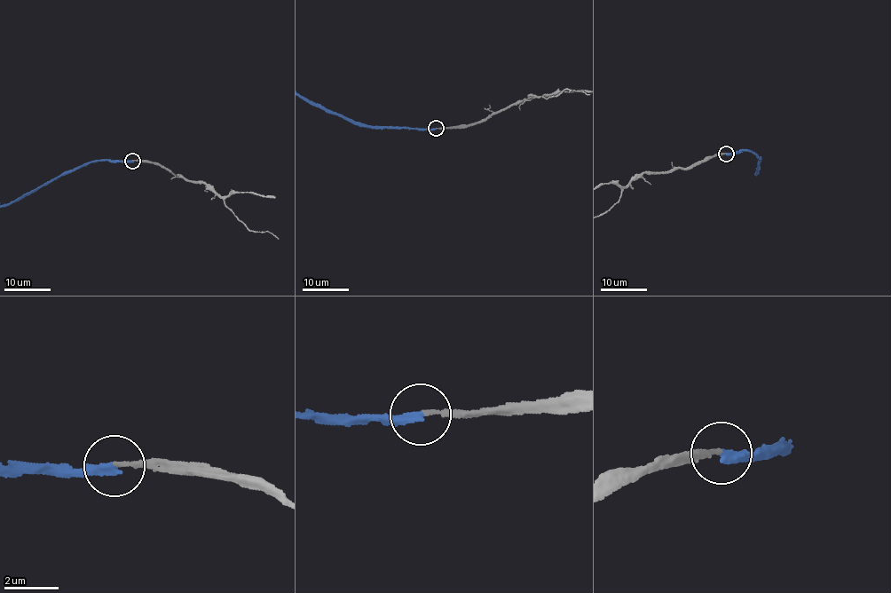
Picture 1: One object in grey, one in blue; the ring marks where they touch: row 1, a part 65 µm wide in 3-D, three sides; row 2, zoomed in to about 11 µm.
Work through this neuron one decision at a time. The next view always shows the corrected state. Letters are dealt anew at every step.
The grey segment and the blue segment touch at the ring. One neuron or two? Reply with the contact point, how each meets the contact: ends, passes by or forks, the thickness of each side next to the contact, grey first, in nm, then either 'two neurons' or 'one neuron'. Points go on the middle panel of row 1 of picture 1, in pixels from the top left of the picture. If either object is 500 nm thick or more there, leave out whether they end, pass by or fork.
(436, 128) | grey ends | blue ends | 130/300 nm | one neuron

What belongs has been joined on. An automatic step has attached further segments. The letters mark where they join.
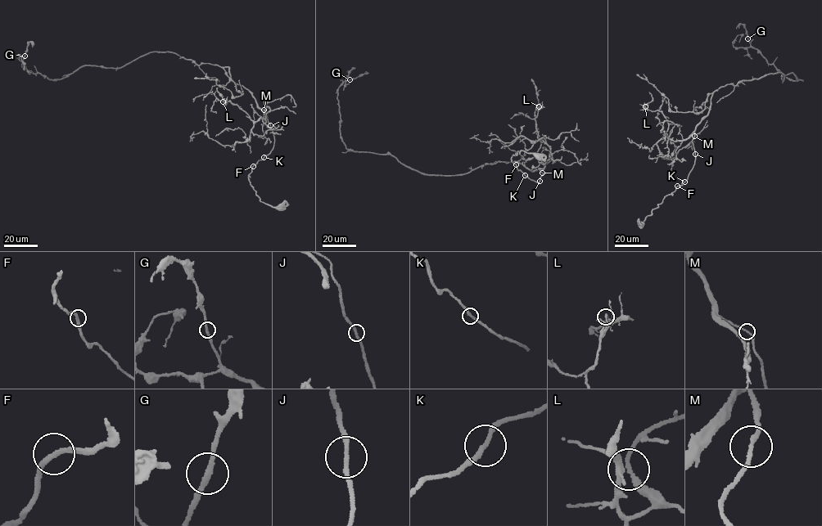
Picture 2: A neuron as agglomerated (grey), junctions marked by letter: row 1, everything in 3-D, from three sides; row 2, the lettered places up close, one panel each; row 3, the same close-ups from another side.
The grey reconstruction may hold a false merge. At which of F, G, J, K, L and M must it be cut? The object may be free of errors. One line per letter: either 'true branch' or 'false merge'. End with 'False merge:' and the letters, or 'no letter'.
F: true branch
G: true branch
J: true branch
K: true branch
L: true branch
M: true branch
False merge: no letter

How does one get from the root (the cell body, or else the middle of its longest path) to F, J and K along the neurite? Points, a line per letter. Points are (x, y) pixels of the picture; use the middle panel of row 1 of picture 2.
F: (537, 156), (518, 151), (511, 158), (516, 164)
J: (537, 156), (521, 150), (513, 155), (511, 160), (528, 177), (538, 184), (539, 181)
K: (537, 156), (521, 150), (512, 155), (512, 162), (525, 175)

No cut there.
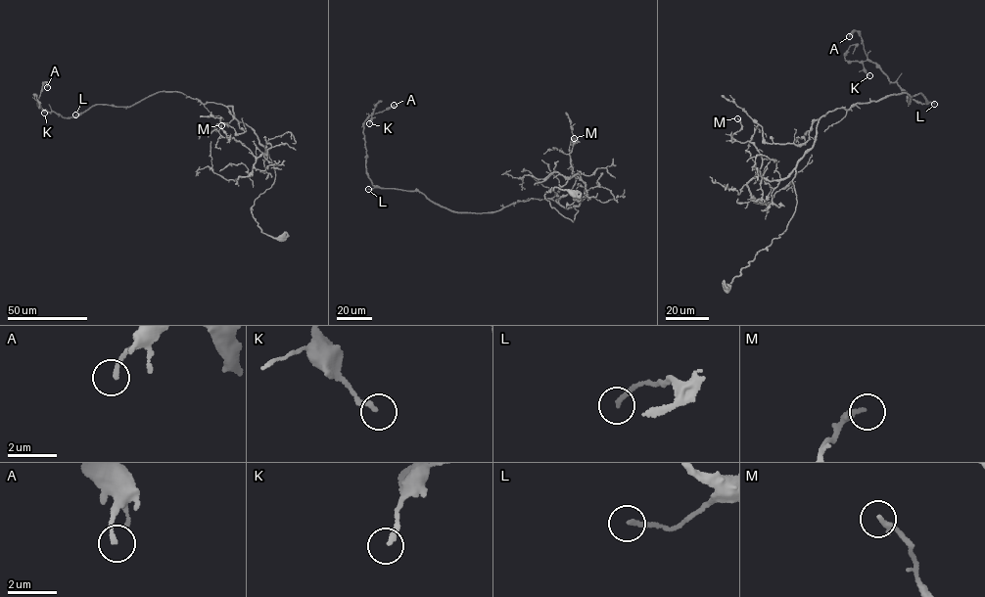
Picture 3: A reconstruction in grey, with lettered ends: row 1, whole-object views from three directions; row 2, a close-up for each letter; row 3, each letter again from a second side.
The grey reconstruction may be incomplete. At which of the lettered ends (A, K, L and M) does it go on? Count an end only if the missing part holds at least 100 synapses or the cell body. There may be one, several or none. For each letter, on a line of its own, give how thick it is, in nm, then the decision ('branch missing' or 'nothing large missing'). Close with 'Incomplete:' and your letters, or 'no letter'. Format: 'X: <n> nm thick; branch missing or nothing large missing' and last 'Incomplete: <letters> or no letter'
A: 180 nm thick; nothing large missing
K: 200 nm thick; nothing large missing
L: 180 nm thick; nothing large missing
M: 220 nm thick; nothing large missing
Incomplete: no letter

